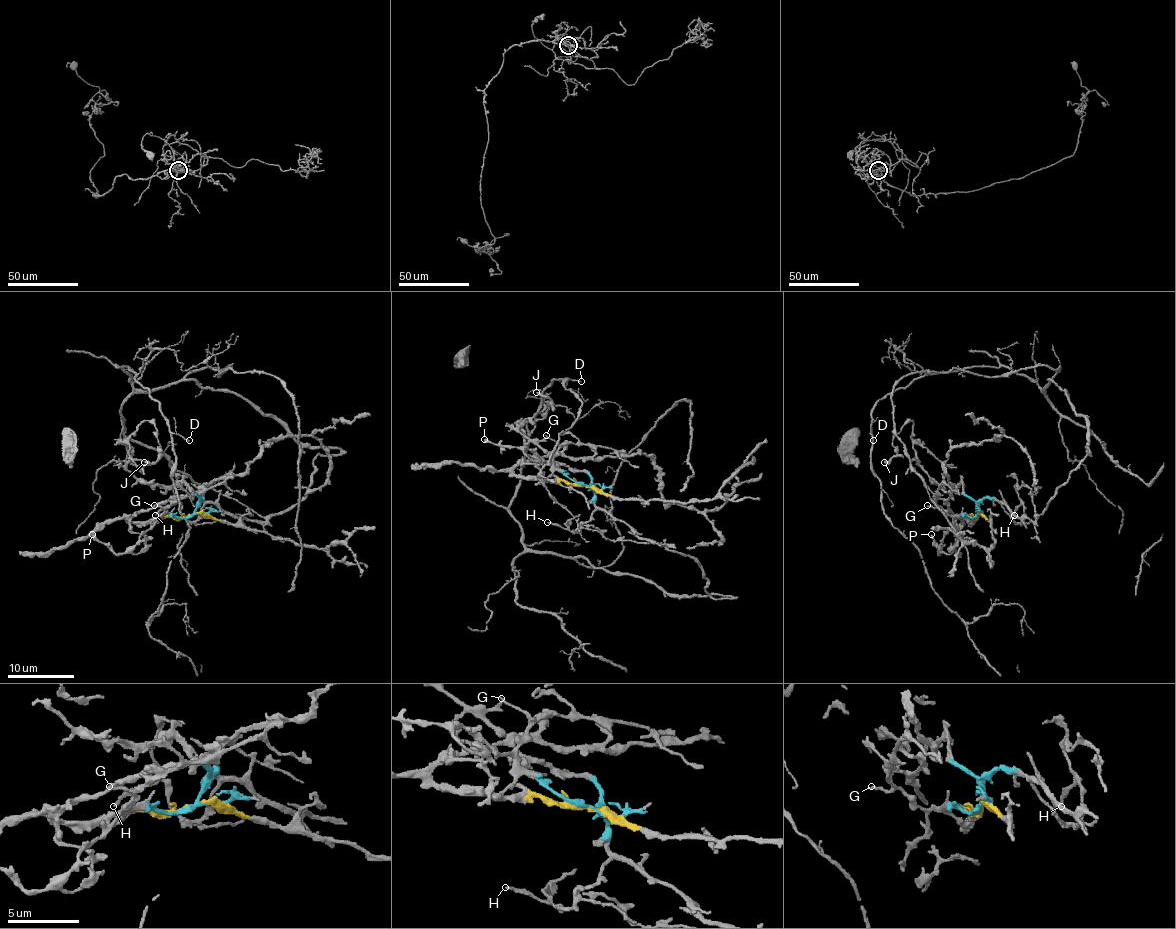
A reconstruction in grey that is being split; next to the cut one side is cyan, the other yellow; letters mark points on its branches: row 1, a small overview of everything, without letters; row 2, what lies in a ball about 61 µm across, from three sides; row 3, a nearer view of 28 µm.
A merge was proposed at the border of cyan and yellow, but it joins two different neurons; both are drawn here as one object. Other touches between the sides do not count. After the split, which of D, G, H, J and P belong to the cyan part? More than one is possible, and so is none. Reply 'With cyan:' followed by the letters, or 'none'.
With cyan: D, G, H, J, P

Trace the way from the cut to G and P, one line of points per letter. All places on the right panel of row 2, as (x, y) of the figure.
G: (976, 514), (973, 517), (948, 516), (937, 508), (927, 506)
P: (976, 514), (973, 517), (957, 516), (940, 544), (938, 554), (932, 534)

